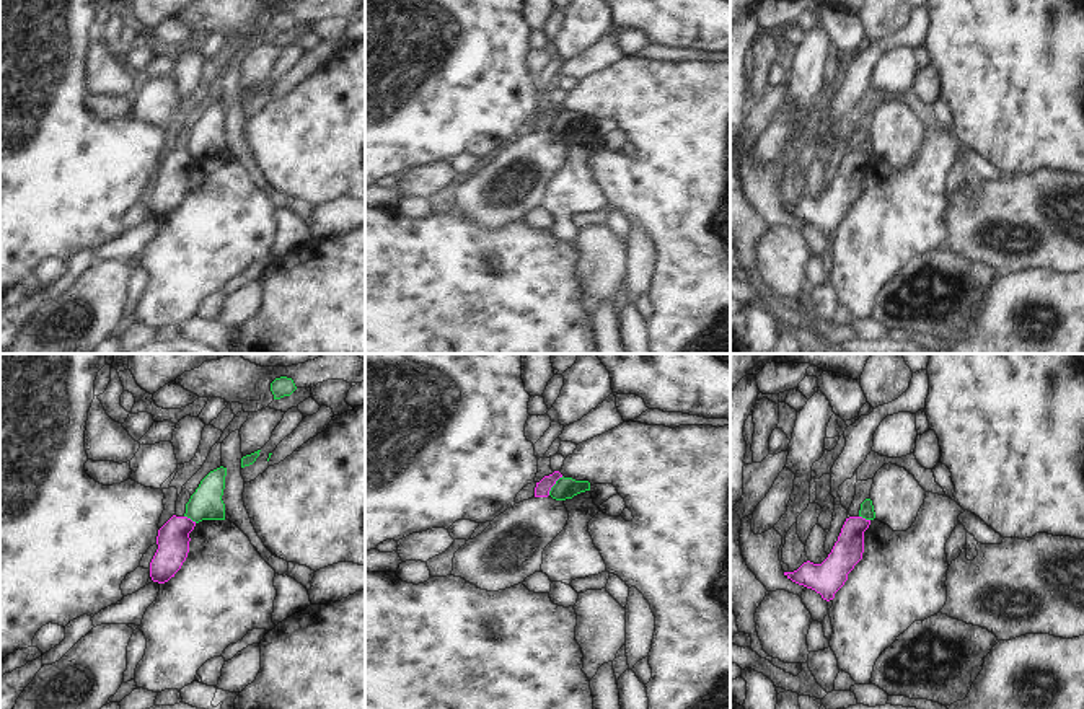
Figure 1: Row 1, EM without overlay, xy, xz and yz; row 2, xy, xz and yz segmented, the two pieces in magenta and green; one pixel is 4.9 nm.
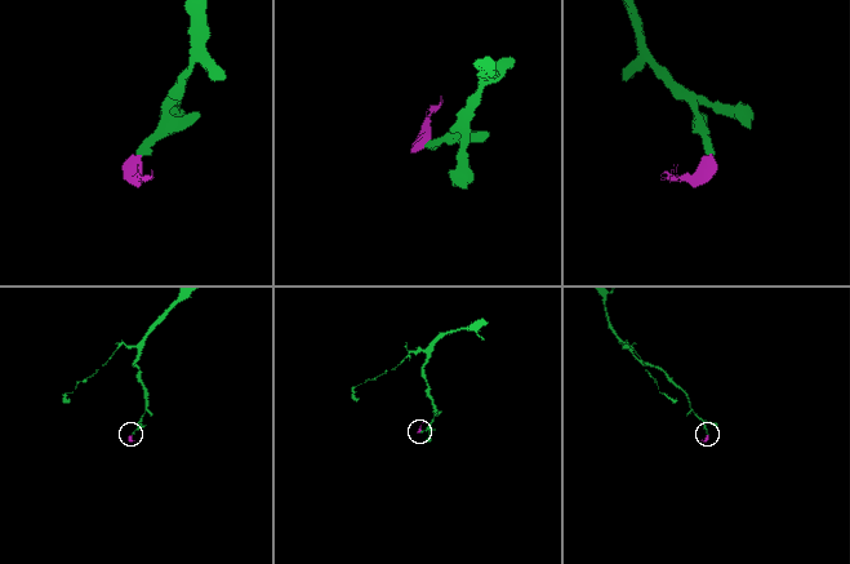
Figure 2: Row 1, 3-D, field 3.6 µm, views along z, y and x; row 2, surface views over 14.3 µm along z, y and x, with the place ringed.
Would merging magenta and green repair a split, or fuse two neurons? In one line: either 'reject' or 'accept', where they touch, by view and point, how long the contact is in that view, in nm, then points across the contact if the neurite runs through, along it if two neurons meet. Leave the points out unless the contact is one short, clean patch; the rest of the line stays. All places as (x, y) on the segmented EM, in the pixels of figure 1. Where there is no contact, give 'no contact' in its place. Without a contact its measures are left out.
reject; meets magenta in xz at (555, 483); contact 120 nm long; border along xz (563, 476), (548, 494)

